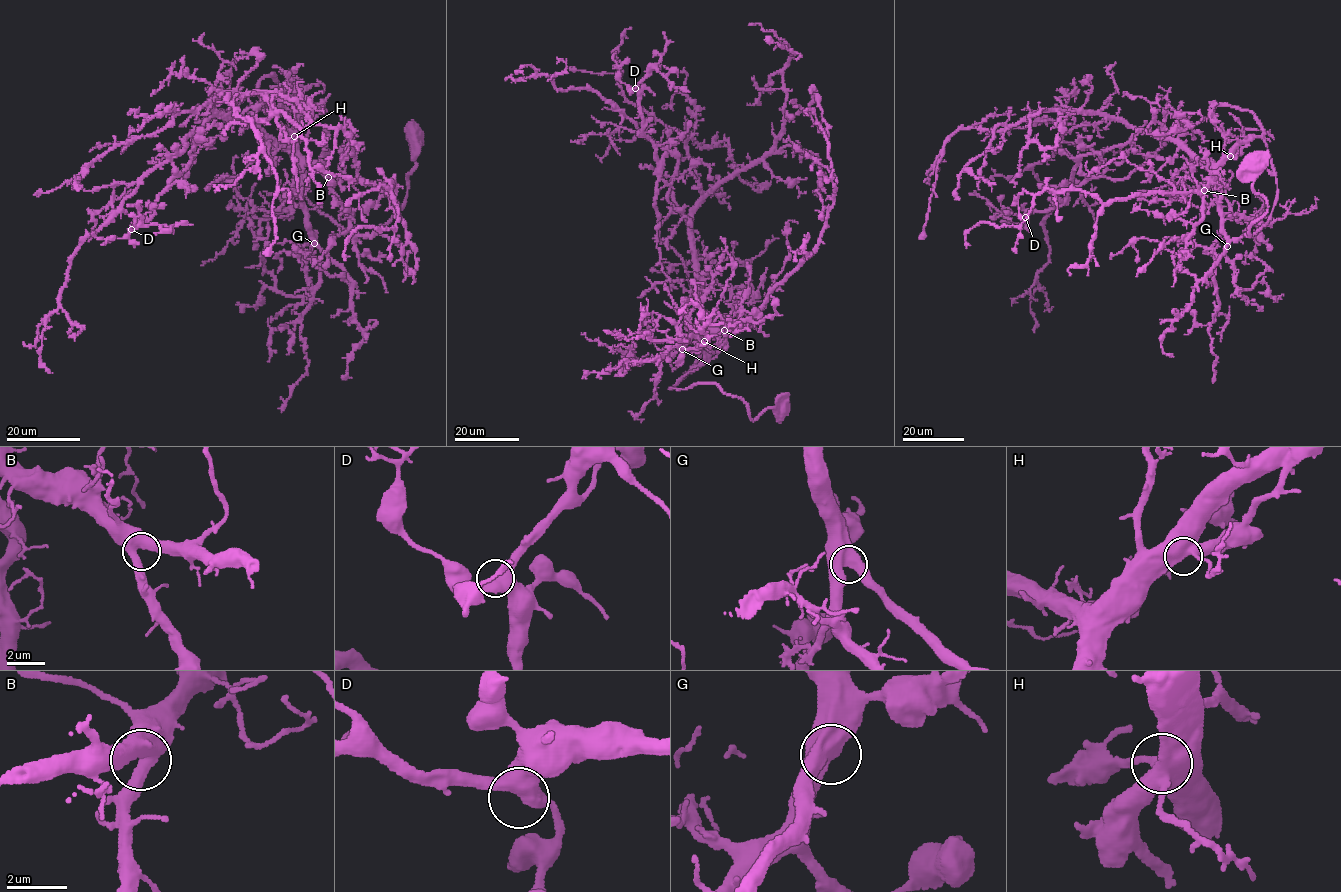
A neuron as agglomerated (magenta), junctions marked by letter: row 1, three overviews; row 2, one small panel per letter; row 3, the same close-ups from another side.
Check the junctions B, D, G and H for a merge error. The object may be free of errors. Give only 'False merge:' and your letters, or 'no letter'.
False merge: no letter

